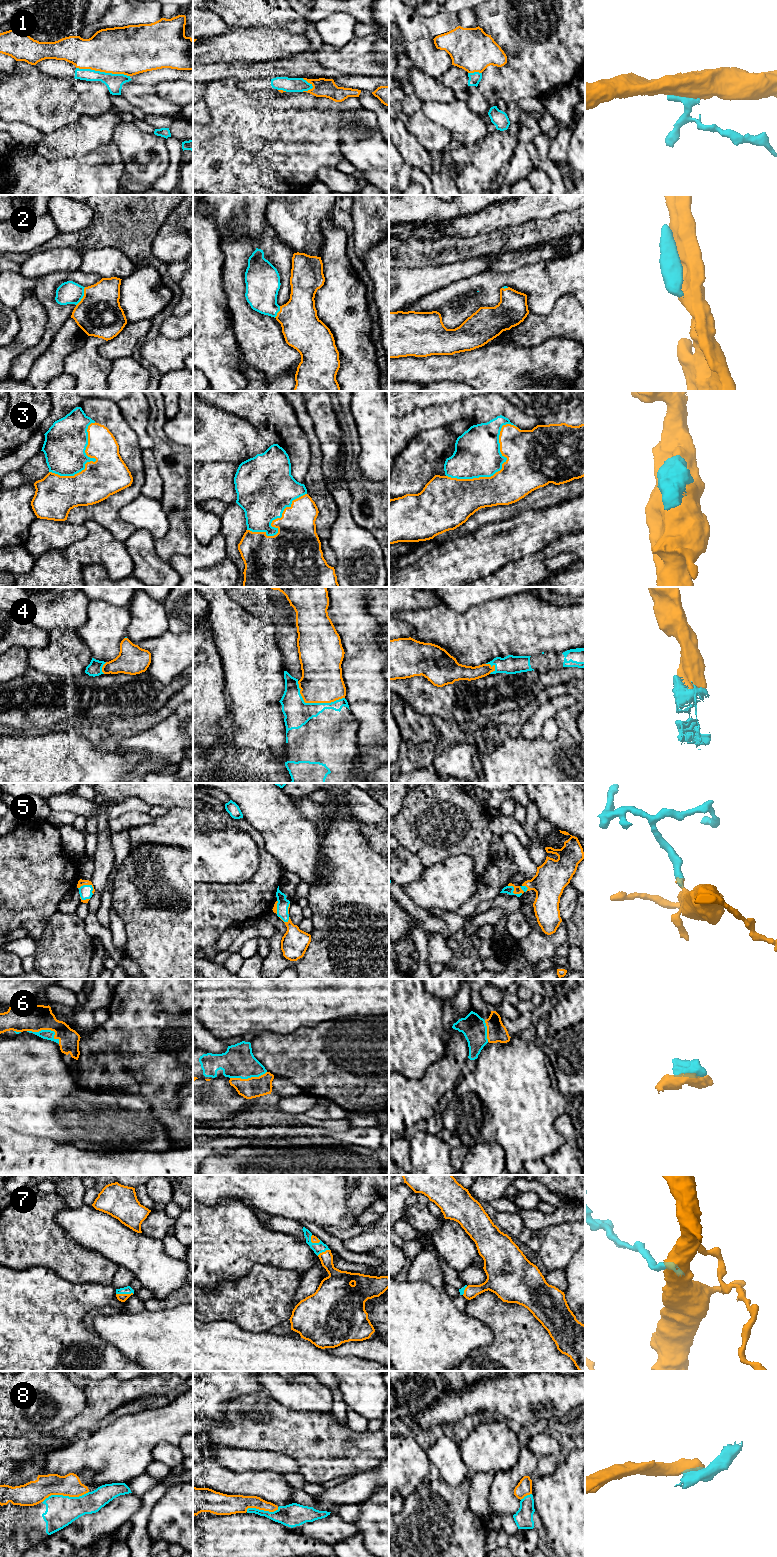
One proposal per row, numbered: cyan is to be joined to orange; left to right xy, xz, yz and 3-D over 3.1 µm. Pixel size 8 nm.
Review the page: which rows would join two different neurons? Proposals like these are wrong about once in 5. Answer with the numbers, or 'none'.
8

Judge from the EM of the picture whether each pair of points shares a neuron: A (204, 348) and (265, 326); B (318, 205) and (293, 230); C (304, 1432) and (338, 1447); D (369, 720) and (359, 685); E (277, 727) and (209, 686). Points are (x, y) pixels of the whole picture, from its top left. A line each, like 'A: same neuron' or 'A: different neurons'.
A: different neurons
B: same neuron
C: same neuron
D: same neuron
E: different neurons

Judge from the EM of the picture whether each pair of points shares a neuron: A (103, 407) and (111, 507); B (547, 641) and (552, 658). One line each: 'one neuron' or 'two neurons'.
A: one neuron
B: two neurons

